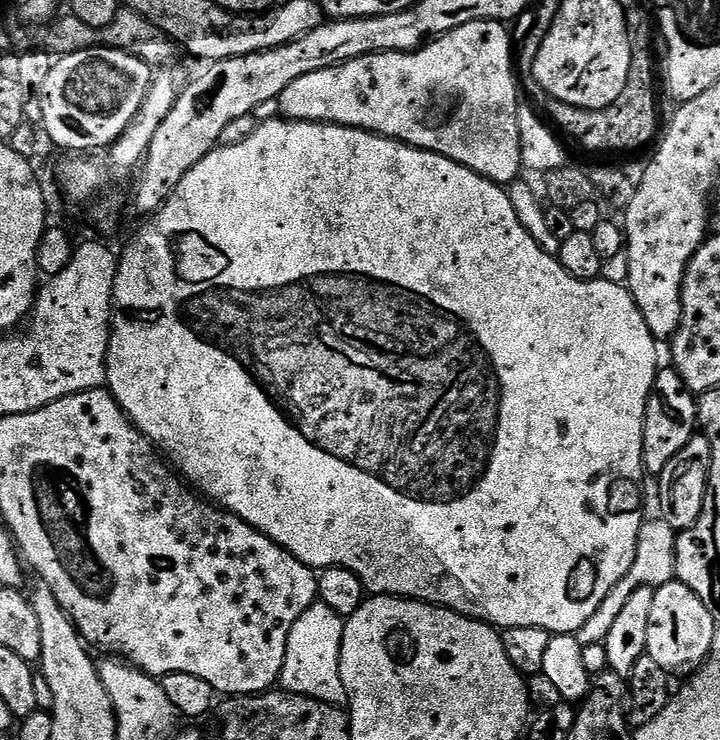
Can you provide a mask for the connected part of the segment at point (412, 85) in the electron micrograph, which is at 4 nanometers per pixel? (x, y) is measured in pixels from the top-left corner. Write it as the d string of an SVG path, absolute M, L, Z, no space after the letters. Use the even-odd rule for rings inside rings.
M499 20L470 22L415 52L375 52L333 68L314 70L314 74L305 74L282 90L279 115L294 121L340 124L343 128L361 128L375 136L389 136L411 148L437 152L495 184L511 186L521 179L524 168L520 141L522 101L512 69L514 40L504 28L507 27Z

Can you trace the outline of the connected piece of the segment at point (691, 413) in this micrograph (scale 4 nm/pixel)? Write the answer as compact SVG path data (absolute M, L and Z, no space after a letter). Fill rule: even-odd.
M671 366L661 367L656 373L656 385L648 399L644 423L644 471L649 477L659 478L666 466L692 436L697 435L700 409L697 397Z

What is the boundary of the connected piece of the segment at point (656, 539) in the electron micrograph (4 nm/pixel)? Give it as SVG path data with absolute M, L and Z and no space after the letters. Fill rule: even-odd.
M663 518L645 519L644 525L640 528L634 566L630 568L626 578L622 578L622 582L618 582L618 586L614 586L614 590L610 590L610 594L606 594L602 606L598 606L598 610L594 610L590 622L586 622L586 626L580 628L578 639L581 644L585 646L603 645L606 634L610 634L610 626L614 626L614 621L618 619L618 613L626 607L626 602L629 601L636 590L643 588L658 589L676 579L675 567L664 568L664 556L675 557L677 535L676 528L670 526L670 522L666 522Z

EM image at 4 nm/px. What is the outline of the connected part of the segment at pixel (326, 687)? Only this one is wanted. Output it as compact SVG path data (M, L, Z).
M322 603L311 604L294 622L290 638L286 642L286 658L280 671L279 687L295 696L309 696L331 708L343 709L348 702L348 691L342 682L342 638L345 617L334 614L330 606Z

